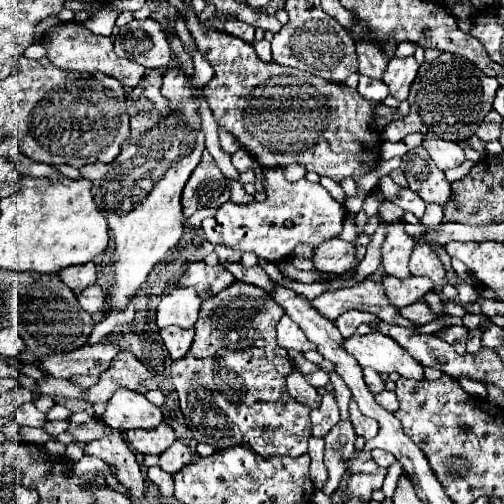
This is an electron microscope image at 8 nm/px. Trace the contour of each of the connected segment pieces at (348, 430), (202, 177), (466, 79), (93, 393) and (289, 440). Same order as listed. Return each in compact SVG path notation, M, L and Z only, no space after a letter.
M350 420L346 422L338 422L330 434L324 436L326 440L326 452L324 452L324 464L328 468L328 482L322 488L322 492L326 496L332 496L342 482L342 476L346 472L346 458L350 458L354 454L354 440L356 440L356 432L354 426L350 424Z
M208 156L208 162L202 160L184 188L182 202L186 216L192 216L198 208L218 208L230 200L228 180L220 172L216 160L212 160L212 156Z
M442 52L438 60L422 64L418 76L410 88L410 112L406 118L386 126L386 140L400 142L404 136L422 132L424 136L438 136L442 140L466 140L482 124L484 116L492 110L492 102L498 90L498 80L486 76L474 68L470 60L462 60L450 52Z
M120 352L112 360L110 368L100 374L100 382L88 390L86 400L92 404L108 402L118 388L128 388L132 392L146 394L150 390L156 390L158 384L150 370L132 352Z
M234 282L220 294L202 302L200 316L194 324L194 346L182 360L172 362L172 380L178 390L180 410L194 440L212 444L216 450L230 448L234 444L250 446L264 458L306 454L308 438L312 436L310 406L296 402L296 412L282 410L282 406L292 402L290 394L286 392L286 376L294 370L288 352L276 344L276 324L282 314L282 308L268 296L266 290L242 282Z

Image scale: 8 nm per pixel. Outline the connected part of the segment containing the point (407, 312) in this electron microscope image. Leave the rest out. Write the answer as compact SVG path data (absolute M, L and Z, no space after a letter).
M418 300L418 302L414 302L414 304L406 306L406 308L402 308L400 312L402 312L402 316L404 316L404 318L408 318L408 320L416 322L418 326L422 326L422 324L428 324L428 322L436 320L434 312L430 310L430 306L428 306L424 300Z

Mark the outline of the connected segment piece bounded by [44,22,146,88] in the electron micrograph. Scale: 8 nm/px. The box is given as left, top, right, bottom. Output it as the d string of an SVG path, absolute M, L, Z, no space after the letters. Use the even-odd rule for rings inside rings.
M62 22L62 24L54 26L50 30L50 34L44 38L44 44L48 48L50 62L56 64L58 68L66 68L72 72L104 72L108 76L114 76L116 80L120 80L124 86L130 86L130 88L134 88L146 72L146 68L142 68L134 60L116 56L110 38L96 36L90 30L86 30L74 22Z

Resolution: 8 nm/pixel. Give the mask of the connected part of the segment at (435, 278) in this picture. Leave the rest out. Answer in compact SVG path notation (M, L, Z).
M416 244L410 256L410 272L414 276L426 276L430 278L436 288L446 284L446 272L442 268L442 262L434 254L434 250L426 244Z

